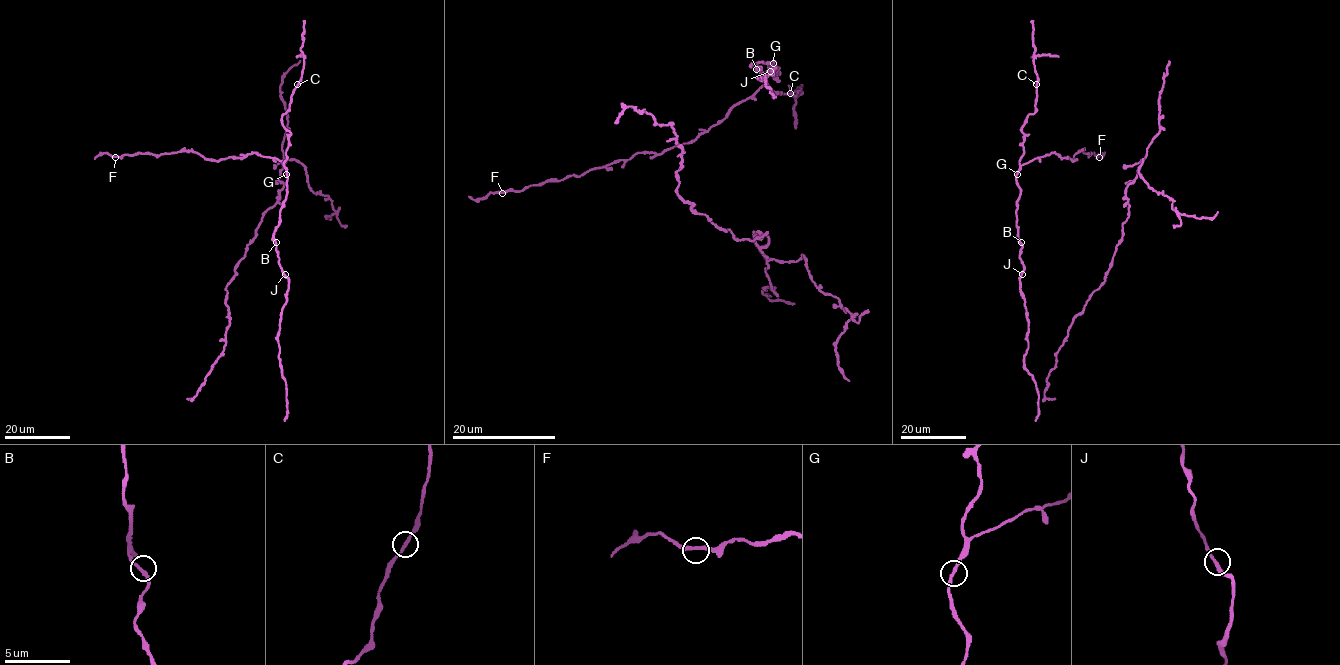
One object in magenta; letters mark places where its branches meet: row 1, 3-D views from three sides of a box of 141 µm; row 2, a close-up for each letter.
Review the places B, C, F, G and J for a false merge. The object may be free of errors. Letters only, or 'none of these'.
none of these

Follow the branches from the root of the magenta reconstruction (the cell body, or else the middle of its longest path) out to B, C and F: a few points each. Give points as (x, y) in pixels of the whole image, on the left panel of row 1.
B: (276, 339), (288, 290), (288, 278), (280, 266), (276, 242)
C: (276, 339), (288, 290), (273, 237), (287, 193), (284, 161), (290, 133), (281, 116), (298, 84)
F: (276, 339), (288, 290), (273, 237), (287, 193), (282, 162), (256, 153), (217, 161), (195, 151), (115, 157)

